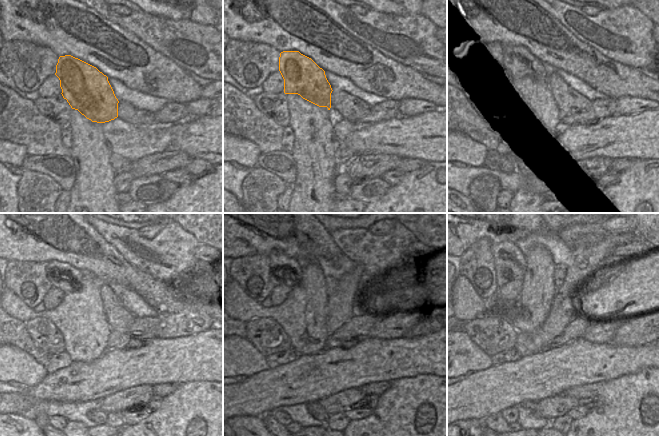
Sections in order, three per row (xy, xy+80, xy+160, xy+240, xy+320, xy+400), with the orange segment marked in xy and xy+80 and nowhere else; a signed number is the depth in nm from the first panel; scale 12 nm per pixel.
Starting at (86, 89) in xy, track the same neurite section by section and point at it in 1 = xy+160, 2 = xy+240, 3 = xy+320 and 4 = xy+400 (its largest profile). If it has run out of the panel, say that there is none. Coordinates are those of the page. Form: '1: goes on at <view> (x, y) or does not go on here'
1: goes on at xy+160 (519, 62)
2: goes on at xy+240 (61, 275)
3: goes on at xy+320 (281, 265)
4: goes on at xy+400 (509, 261)

